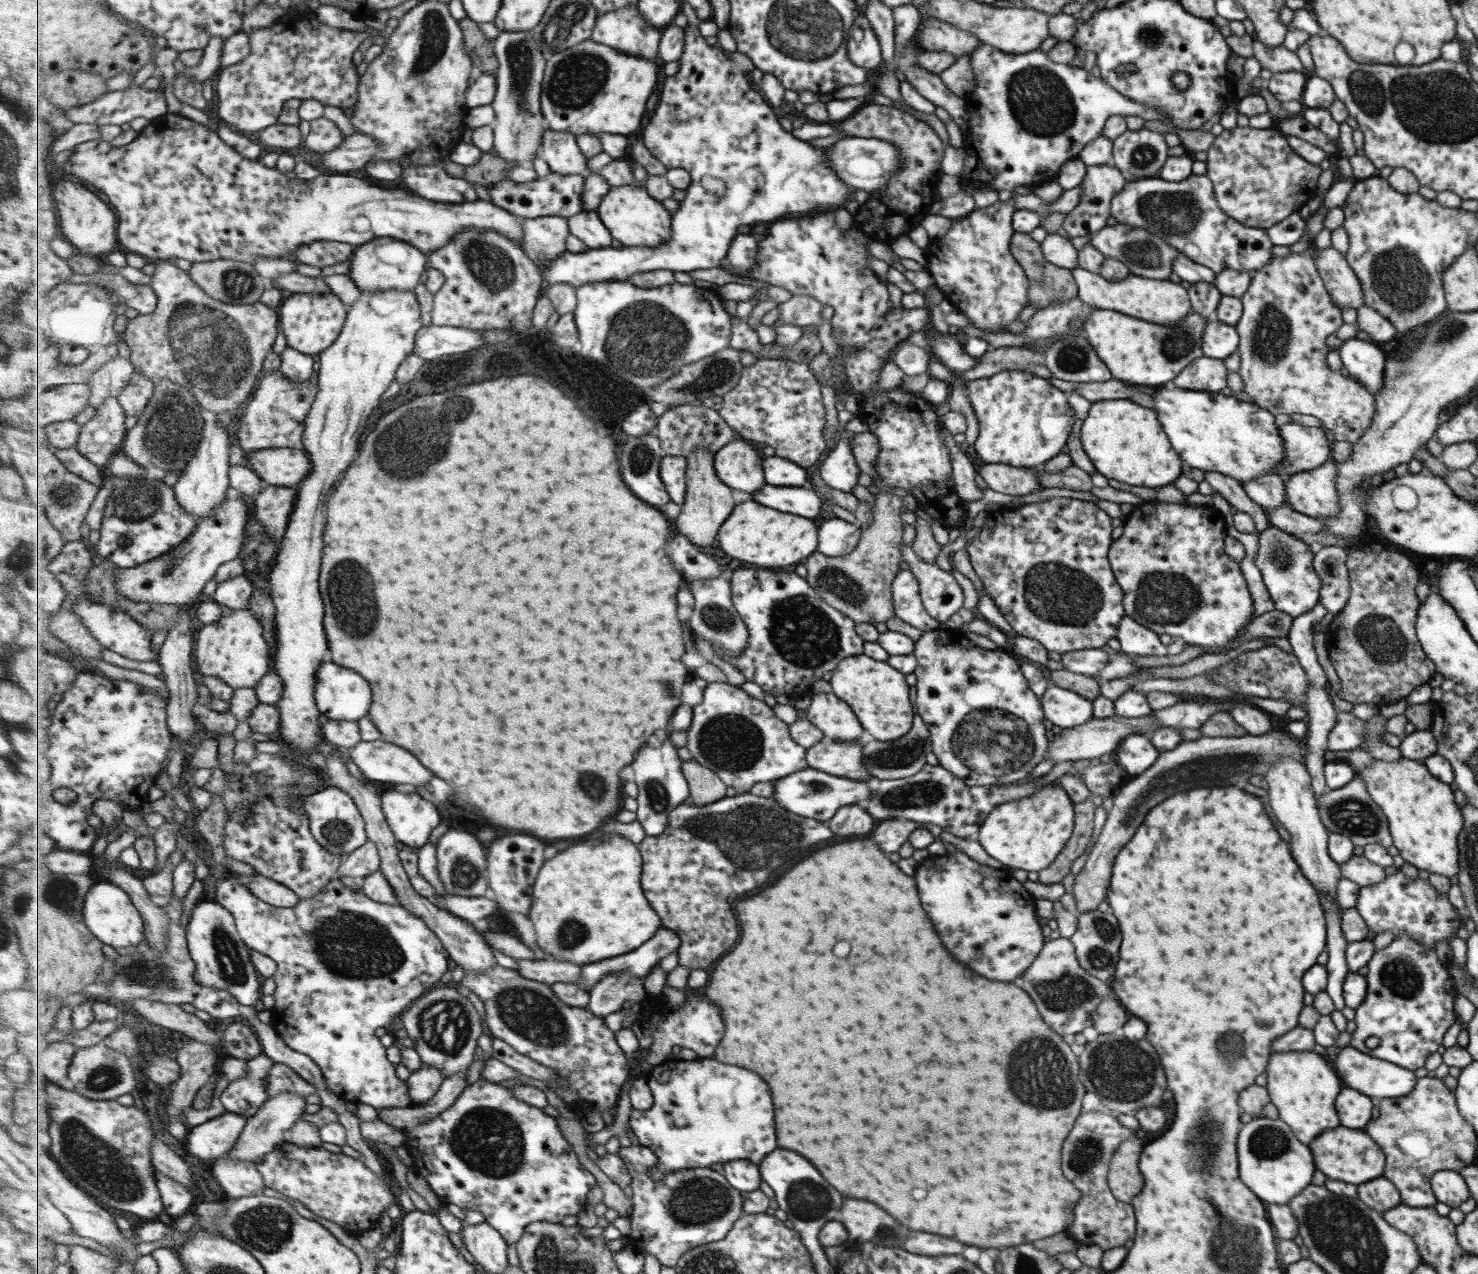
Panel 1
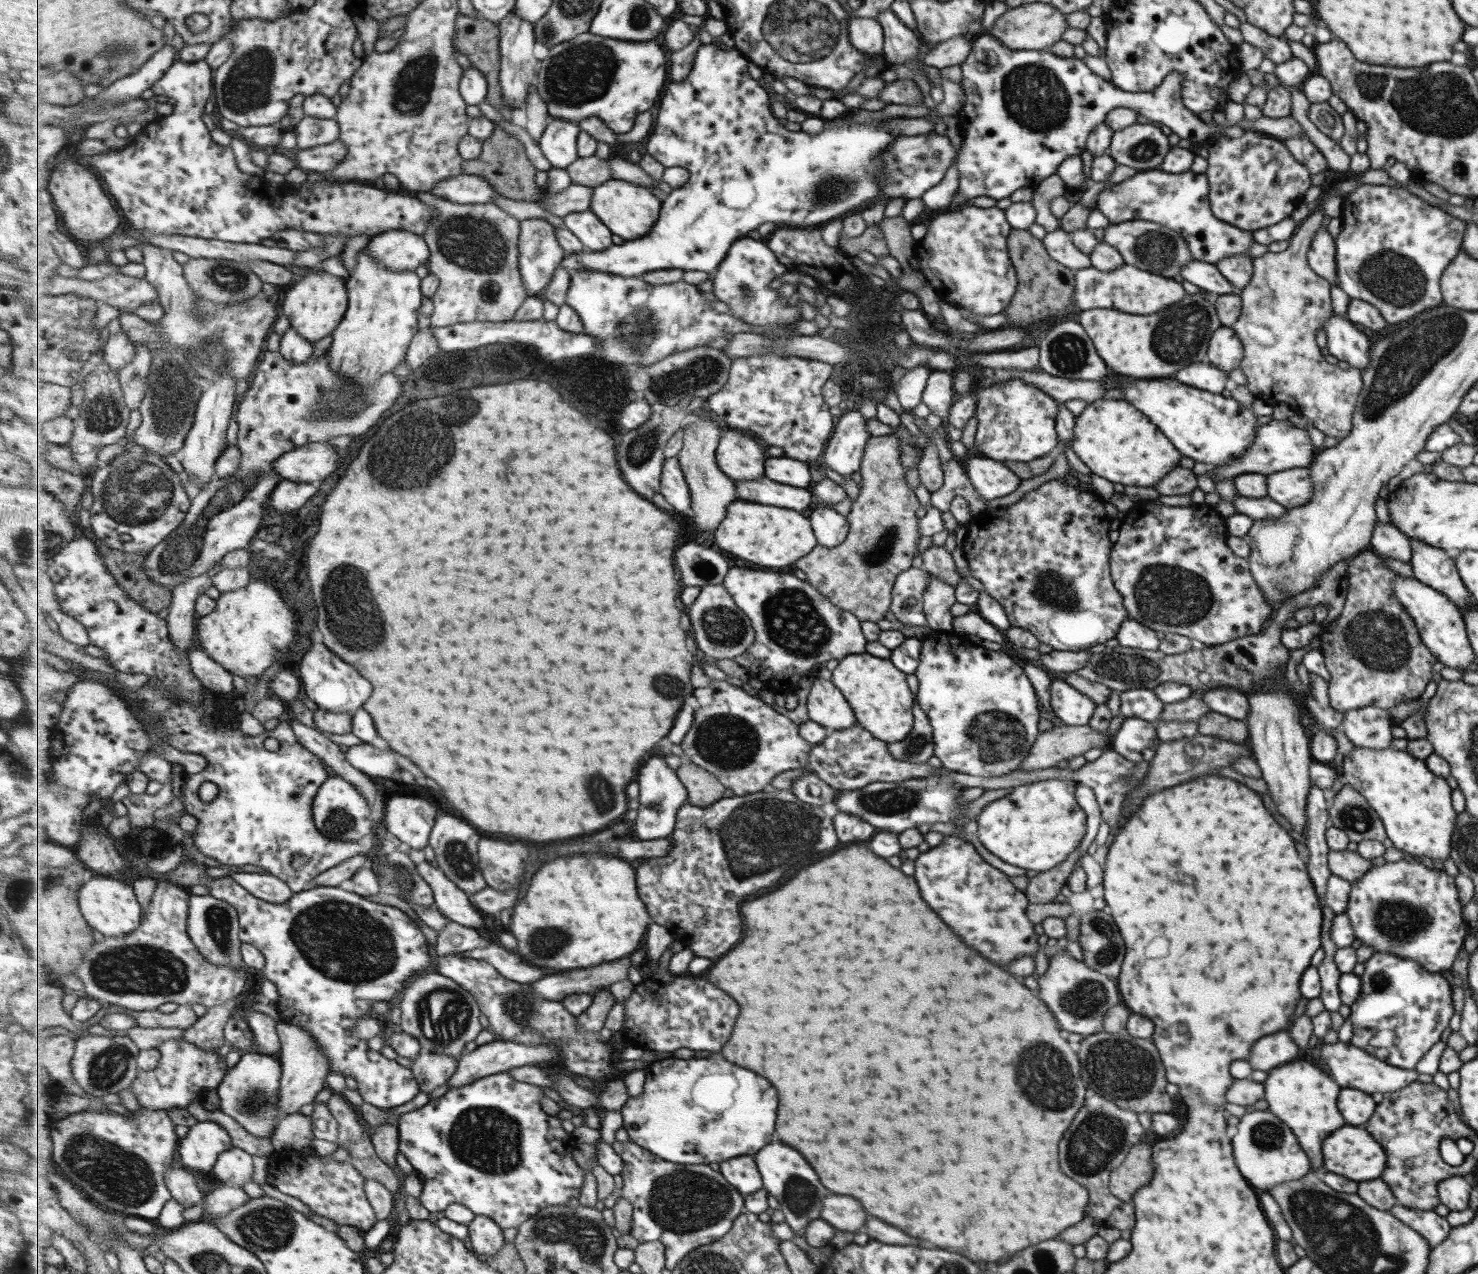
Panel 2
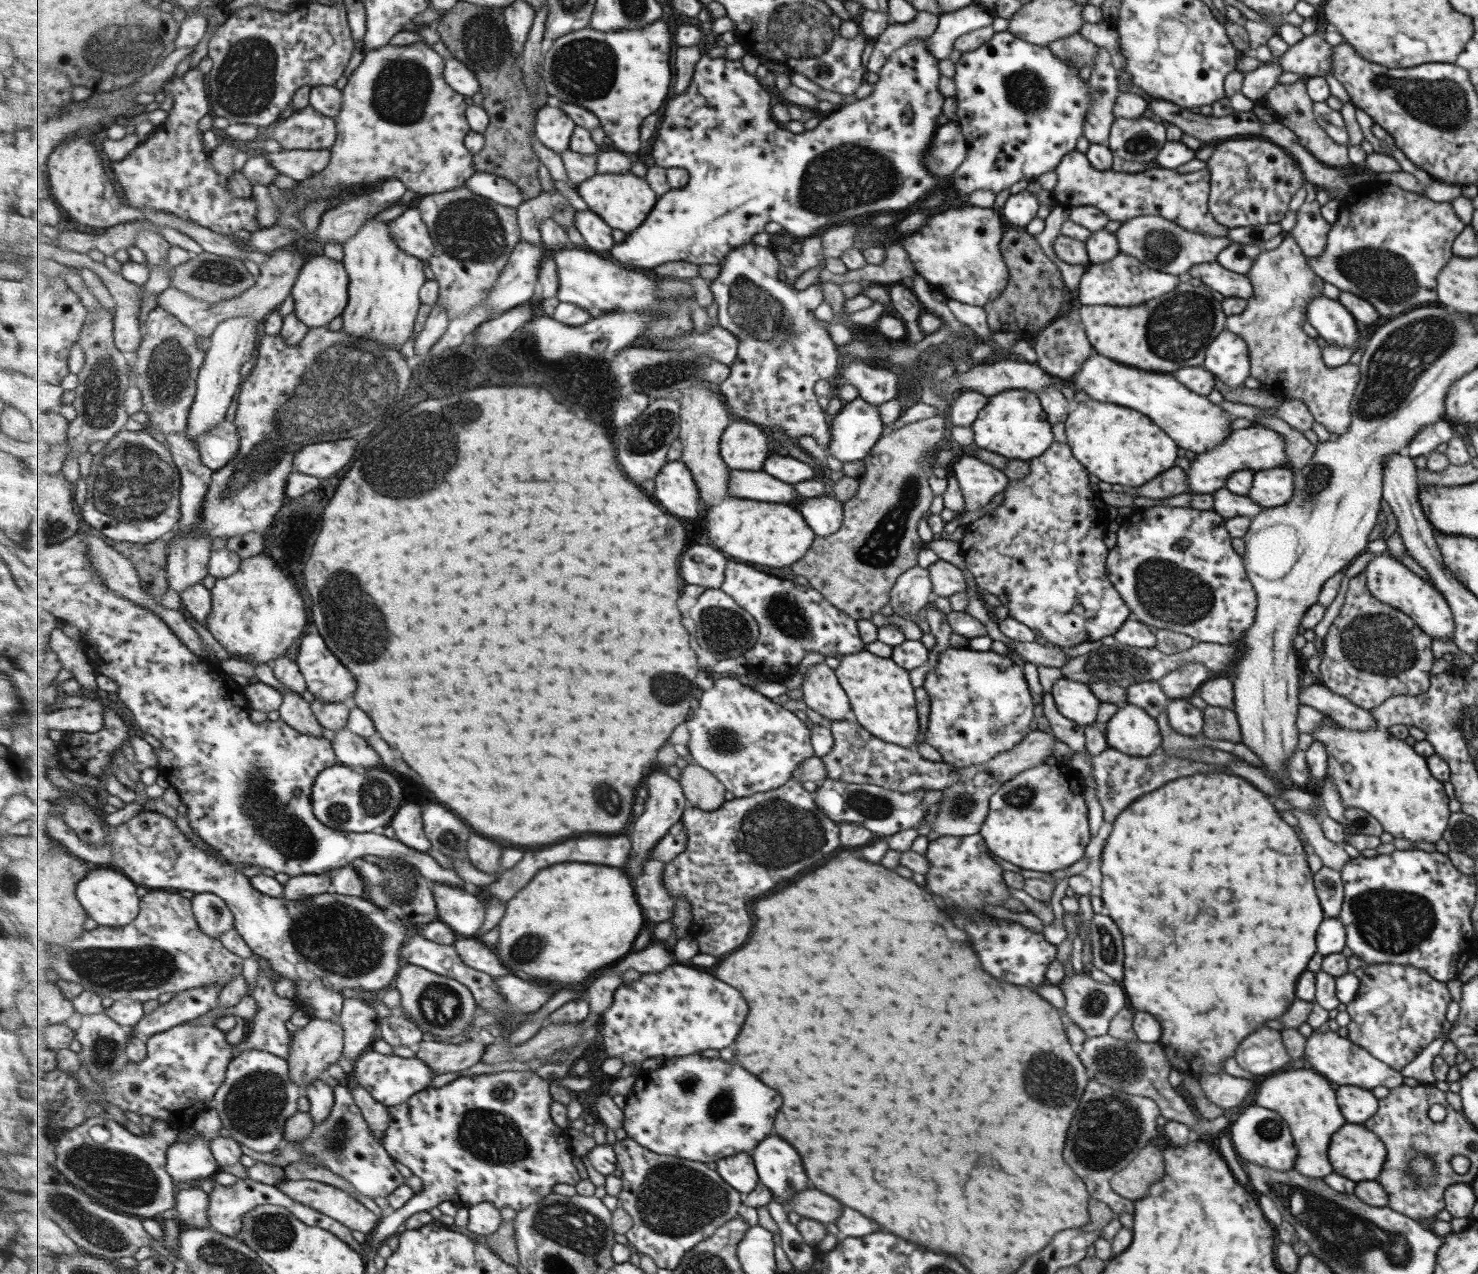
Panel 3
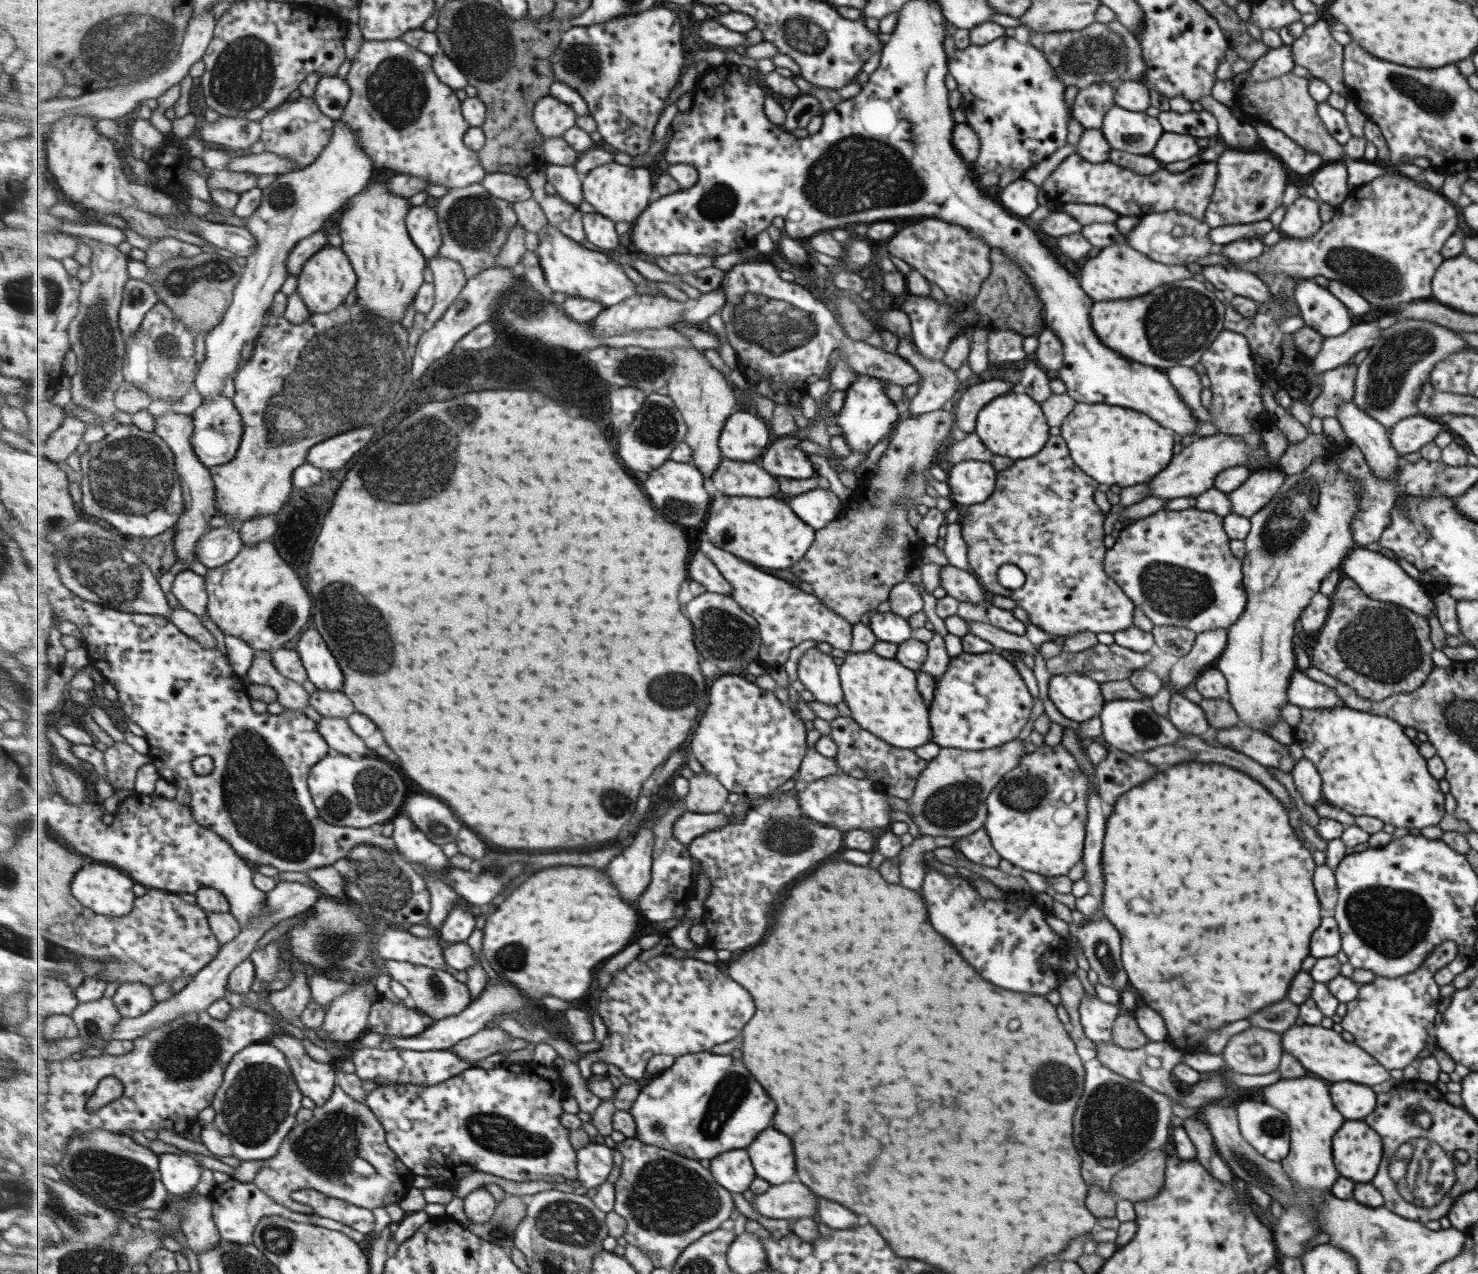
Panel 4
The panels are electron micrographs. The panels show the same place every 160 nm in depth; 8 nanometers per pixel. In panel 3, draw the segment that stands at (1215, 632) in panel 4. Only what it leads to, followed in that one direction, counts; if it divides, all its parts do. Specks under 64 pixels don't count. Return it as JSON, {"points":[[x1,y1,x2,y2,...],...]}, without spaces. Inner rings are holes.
{"points":[[1187,662,1158,681,1159,687,1168,700,1187,700,1187,698,1197,693,1197,690,1207,678,1207,669,1201,662]]}

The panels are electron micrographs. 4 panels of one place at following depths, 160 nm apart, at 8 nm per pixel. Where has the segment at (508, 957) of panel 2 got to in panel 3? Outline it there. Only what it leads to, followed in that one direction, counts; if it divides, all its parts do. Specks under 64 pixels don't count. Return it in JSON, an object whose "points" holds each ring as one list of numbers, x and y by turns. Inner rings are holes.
{"points":[[477,937,458,938,455,946,462,956,463,962,470,965,471,968,479,969,494,977,513,973,499,960,499,954,493,952,491,945,482,943]]}

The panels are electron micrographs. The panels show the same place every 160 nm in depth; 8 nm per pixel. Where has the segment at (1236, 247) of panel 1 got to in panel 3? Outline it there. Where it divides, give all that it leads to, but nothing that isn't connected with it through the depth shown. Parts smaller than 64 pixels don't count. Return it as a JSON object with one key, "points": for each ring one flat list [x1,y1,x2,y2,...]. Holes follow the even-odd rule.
{"points":[[1072,150,1061,158,1054,168,1056,185,1051,196,1059,207,1093,206,1109,221,1123,223,1135,216,1155,216,1165,218,1189,232,1207,237,1225,237,1227,227,1217,224,1208,211,1209,173,1206,168,1177,173,1175,170,1152,166,1143,172,1117,173,1110,168,1098,170,1093,168,1086,156]]}

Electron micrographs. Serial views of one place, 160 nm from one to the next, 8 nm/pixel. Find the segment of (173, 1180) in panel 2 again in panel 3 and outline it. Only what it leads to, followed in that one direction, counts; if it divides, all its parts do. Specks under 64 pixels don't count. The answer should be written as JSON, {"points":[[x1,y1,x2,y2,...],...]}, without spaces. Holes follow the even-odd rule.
{"points":[[182,1188,177,1194,177,1220,185,1227,211,1228,209,1224,210,1194,199,1188]]}

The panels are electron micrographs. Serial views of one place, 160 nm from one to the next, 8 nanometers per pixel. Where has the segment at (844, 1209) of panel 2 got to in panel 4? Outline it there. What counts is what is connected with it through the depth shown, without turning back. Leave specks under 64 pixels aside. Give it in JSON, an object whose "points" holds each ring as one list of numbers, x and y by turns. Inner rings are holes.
{"points":[[797,1180,773,1184,765,1195,755,1196,751,1206,759,1214,779,1220,812,1217,817,1212,817,1196]]}

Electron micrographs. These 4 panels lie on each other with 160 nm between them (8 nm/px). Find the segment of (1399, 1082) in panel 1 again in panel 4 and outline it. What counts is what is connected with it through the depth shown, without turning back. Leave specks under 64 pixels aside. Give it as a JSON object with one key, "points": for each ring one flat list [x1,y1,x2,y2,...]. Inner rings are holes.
{"points":[[1293,1025,1279,1034,1282,1050,1294,1056,1300,1065,1309,1072,1317,1074,1331,1082,1352,1082,1371,1087,1389,1079,1389,1071,1383,1068,1371,1055,1368,1055,1354,1042,1343,1040,1333,1029,1323,1028,1320,1025,1301,1026]]}

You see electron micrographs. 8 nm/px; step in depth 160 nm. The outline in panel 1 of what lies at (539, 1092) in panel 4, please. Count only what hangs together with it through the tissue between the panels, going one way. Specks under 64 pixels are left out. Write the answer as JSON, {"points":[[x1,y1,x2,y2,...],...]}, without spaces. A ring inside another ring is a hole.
{"points":[[482,1077,469,1085,443,1114,426,1120,405,1134,405,1147,413,1158,413,1170,426,1180,438,1199,461,1210,481,1212,510,1246,522,1239,530,1223,560,1223,567,1216,577,1216,587,1205,589,1192,598,1185,596,1177,584,1168,555,1117,519,1100,514,1096,513,1087,506,1088]]}

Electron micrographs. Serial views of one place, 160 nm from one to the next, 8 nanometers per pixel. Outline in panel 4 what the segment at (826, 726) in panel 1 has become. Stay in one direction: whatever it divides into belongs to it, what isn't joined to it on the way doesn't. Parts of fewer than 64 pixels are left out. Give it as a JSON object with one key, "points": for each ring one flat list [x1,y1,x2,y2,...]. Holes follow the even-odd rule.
{"points":[[815,647,799,657,796,673,796,679,813,695,814,701,835,707,844,700,841,680,837,680,837,666]]}

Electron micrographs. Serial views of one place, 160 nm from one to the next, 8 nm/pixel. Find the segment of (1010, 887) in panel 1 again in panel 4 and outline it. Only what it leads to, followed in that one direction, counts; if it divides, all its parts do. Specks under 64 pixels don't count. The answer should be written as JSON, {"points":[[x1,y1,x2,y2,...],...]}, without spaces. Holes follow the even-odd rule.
{"points":[[983,827,967,836,958,838,952,847,959,850,969,862,980,864,987,868,996,868,999,864,1000,856,991,846,989,837]]}

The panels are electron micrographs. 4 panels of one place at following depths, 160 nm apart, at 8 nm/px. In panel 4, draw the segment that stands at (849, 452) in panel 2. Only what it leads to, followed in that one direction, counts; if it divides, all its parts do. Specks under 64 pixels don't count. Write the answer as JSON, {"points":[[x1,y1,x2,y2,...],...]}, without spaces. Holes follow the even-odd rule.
{"points":[[860,374,855,382,848,384,845,389,845,401,836,412,835,424,841,430,840,436,845,439,845,444,850,452,867,453,888,432,893,430,903,412,892,400,886,397,886,380]]}

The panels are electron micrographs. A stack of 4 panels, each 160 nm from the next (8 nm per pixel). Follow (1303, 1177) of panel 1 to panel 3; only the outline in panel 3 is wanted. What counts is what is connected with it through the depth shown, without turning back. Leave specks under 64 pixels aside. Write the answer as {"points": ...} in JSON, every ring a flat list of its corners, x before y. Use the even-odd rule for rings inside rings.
{"points":[[1259,1105,1247,1106,1230,1122,1226,1130,1232,1148,1238,1159,1271,1170,1283,1171,1293,1169,1296,1148,1293,1144,1289,1127,1276,1113]]}

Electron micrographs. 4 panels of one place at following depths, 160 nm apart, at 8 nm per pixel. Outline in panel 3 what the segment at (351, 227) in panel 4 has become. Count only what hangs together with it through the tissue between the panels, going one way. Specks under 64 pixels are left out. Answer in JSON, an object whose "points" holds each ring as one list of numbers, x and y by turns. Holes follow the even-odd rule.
{"points":[[369,219,359,233,343,246,343,263,350,274,350,302,342,314,348,334,373,339,385,347,401,348,414,337,414,328,422,300,420,291,427,282,425,264,395,243,391,222]]}

